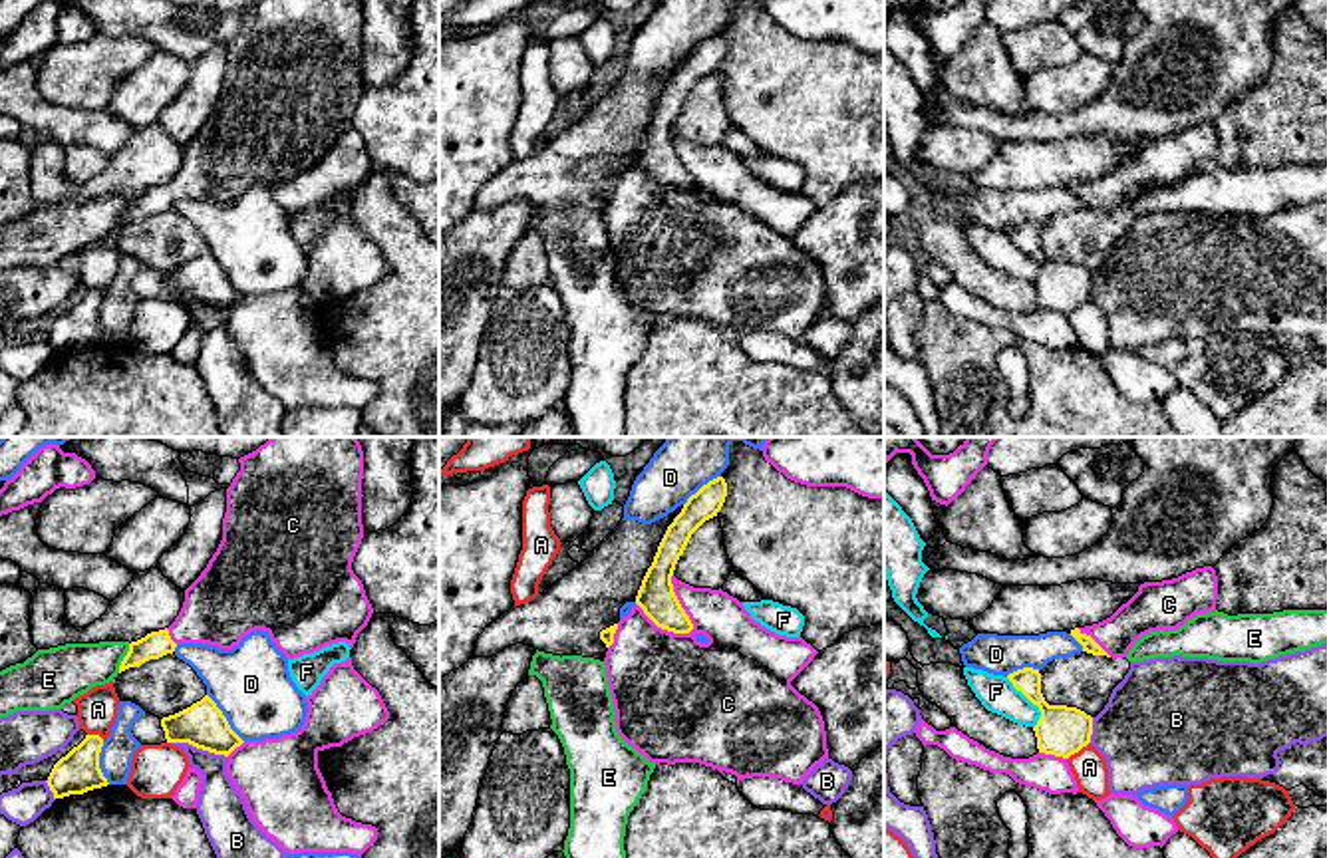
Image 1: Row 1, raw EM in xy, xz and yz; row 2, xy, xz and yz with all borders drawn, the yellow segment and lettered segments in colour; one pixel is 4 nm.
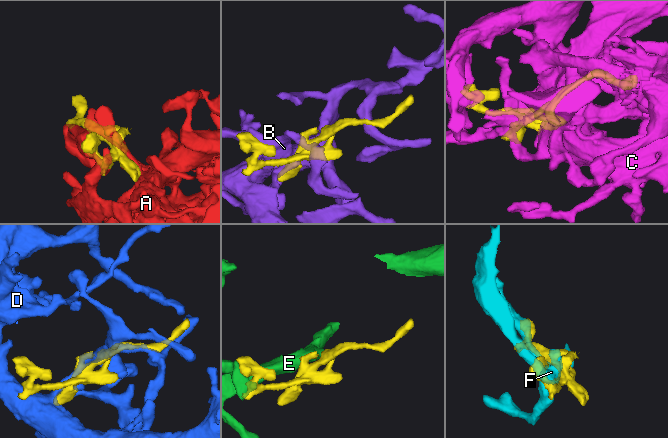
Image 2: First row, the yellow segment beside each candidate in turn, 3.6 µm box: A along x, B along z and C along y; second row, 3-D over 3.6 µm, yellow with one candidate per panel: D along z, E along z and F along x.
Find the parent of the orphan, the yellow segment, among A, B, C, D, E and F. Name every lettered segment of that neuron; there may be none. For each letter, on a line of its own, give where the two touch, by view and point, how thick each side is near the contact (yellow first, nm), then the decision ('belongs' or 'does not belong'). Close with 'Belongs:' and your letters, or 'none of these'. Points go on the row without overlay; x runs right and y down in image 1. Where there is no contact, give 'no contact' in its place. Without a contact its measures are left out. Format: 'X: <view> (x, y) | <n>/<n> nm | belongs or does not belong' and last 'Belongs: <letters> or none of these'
A: yz (1077, 306) | 200/140 nm | does not belong
B: xy (199, 302) | 190/180 nm | does not belong
C: xz (680, 159) | 150/280 nm | belongs
D: xy (225, 273) | 190/320 nm | does not belong
E: xy (124, 213) | 110/220 nm | does not belong
F: yz (1032, 257) | 200/140 nm | does not belong
Belongs: C

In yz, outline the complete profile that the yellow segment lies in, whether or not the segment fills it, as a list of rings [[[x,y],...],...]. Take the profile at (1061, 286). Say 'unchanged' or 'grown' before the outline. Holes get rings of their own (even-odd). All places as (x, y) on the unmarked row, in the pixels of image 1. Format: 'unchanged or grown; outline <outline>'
grown; outline [[[1023,222],[1007,230],[1017,246],[1039,262],[1041,272],[1033,282],[1039,308],[1029,314],[1011,314],[985,304],[956,282],[936,286],[924,274],[916,282],[922,300],[938,300],[952,314],[975,320],[989,328],[1005,328],[1015,338],[1049,350],[1079,348],[1067,314],[1091,298],[1093,272],[1077,262],[1049,260],[1041,248],[1041,228]]]

